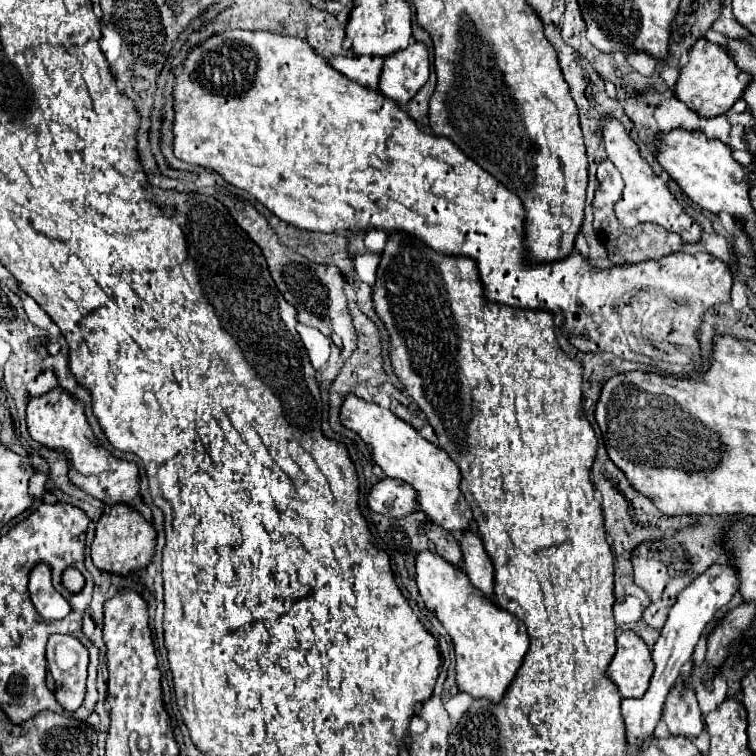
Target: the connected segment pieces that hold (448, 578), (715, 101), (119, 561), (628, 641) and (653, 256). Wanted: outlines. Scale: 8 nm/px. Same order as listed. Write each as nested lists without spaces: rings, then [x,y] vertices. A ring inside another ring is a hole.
[[[473,530],[463,532],[461,550],[467,574],[433,552],[419,554],[415,560],[417,588],[427,610],[435,614],[435,618],[443,624],[453,640],[459,692],[467,692],[473,698],[485,698],[487,702],[497,704],[501,702],[505,690],[509,688],[515,672],[523,662],[525,652],[529,650],[529,636],[525,624],[519,618],[507,610],[501,610],[493,604],[493,600],[489,600],[495,586],[495,568],[491,558],[485,554],[487,550],[483,540]]]
[[[699,38],[689,52],[689,62],[679,72],[675,94],[691,110],[699,112],[705,118],[713,118],[713,116],[721,116],[727,110],[731,110],[731,106],[743,96],[747,82],[751,82],[749,74],[737,68],[727,48],[715,42],[709,42],[707,38]]]
[[[115,504],[103,512],[103,516],[97,522],[95,540],[91,544],[91,558],[95,568],[129,576],[135,570],[147,568],[151,564],[151,556],[155,552],[155,528],[131,506],[127,504]]]
[[[627,630],[617,636],[617,652],[607,668],[607,676],[615,680],[623,698],[639,698],[645,694],[655,664],[643,638]]]
[[[603,160],[597,168],[597,180],[599,180],[599,188],[595,190],[595,200],[593,200],[593,216],[595,216],[595,232],[601,240],[601,244],[611,250],[613,254],[621,256],[625,262],[643,262],[643,260],[659,260],[667,254],[673,252],[681,252],[685,248],[683,240],[679,234],[675,232],[667,232],[663,226],[659,224],[639,224],[635,228],[625,228],[617,222],[614,213],[614,205],[620,199],[624,188],[624,182],[619,171],[611,164],[609,160]]]

